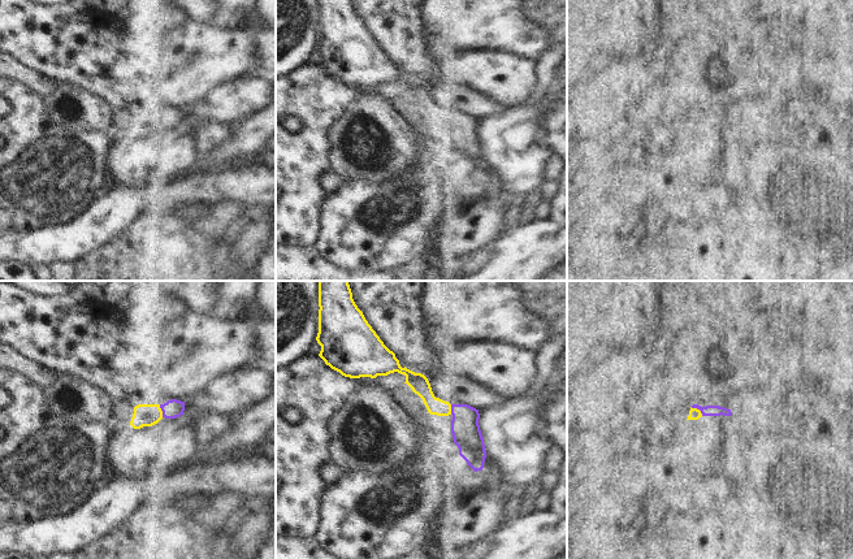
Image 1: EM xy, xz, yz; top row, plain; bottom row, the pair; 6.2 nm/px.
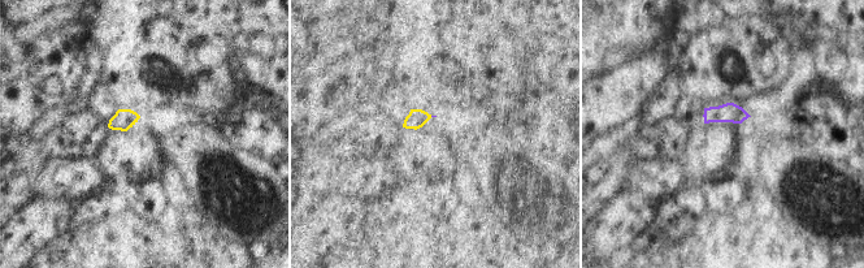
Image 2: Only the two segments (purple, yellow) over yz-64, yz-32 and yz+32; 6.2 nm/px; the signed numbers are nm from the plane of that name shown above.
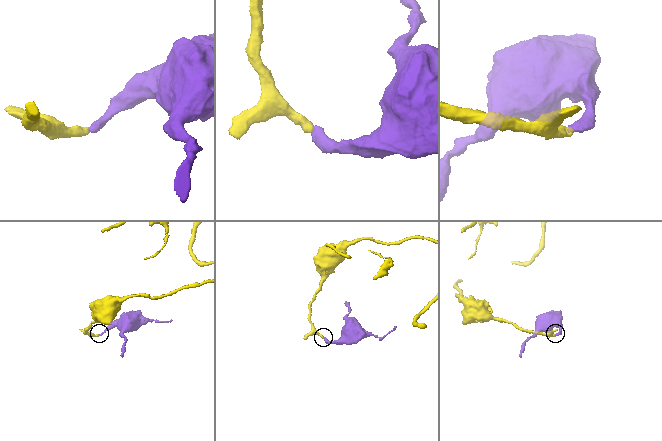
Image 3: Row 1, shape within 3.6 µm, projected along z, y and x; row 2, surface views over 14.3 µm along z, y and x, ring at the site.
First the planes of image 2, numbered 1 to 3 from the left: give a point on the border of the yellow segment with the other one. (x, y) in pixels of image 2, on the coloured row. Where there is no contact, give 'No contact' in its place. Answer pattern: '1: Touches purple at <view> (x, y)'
1: No contact
2: No contact
3: No contact.

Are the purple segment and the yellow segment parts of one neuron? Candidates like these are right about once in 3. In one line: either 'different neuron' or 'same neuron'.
same neuron

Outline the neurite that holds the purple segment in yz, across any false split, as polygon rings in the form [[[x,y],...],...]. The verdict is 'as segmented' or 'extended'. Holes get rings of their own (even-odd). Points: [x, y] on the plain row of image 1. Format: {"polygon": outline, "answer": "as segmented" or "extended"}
{"polygon": [[[698,113],[690,114],[689,125],[687,129],[698,129],[702,125],[731,125],[732,121],[728,117],[719,114],[706,114],[701,116]]], "answer": "extended"}

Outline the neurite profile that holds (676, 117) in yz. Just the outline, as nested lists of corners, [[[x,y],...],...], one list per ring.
[[[667,98],[662,101],[662,113],[659,118],[668,129],[684,131],[689,125],[690,113],[684,105],[679,105],[674,98]]]

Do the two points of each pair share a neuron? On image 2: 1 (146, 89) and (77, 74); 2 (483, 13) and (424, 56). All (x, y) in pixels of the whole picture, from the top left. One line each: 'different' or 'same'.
1: different
2: same

